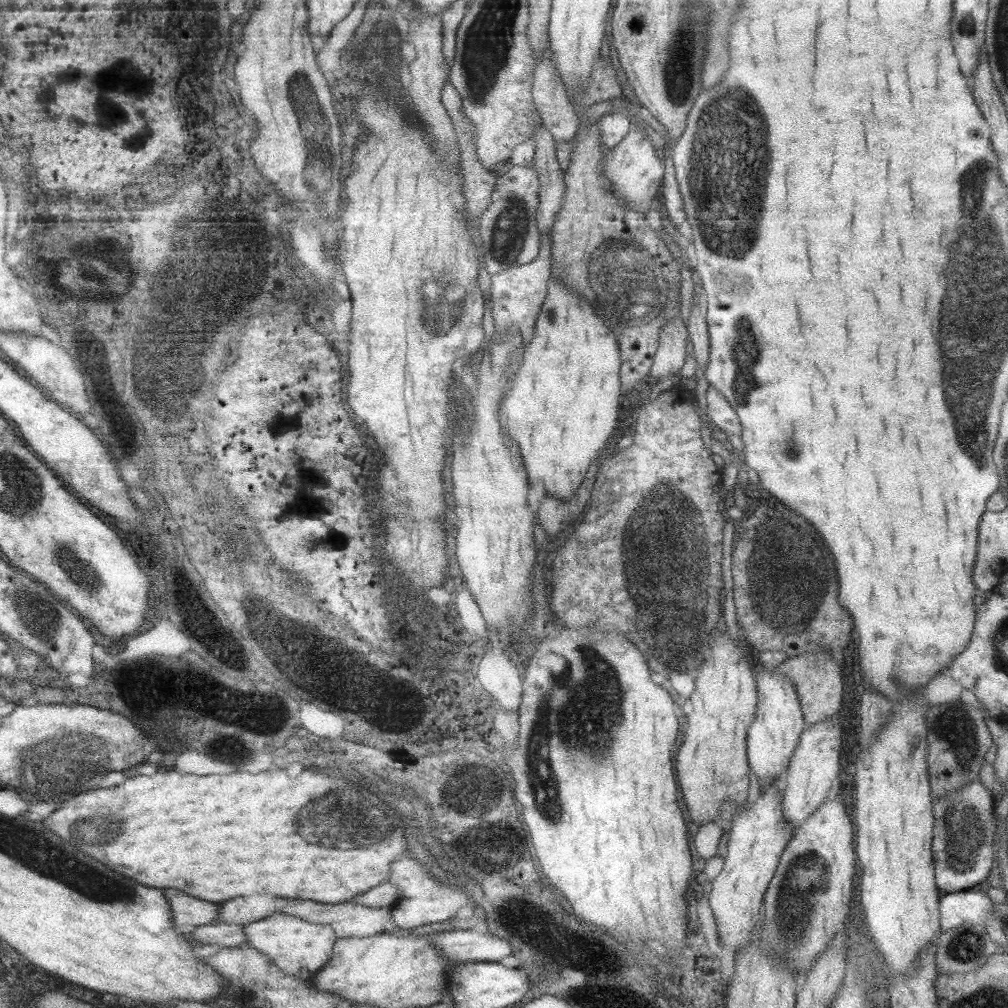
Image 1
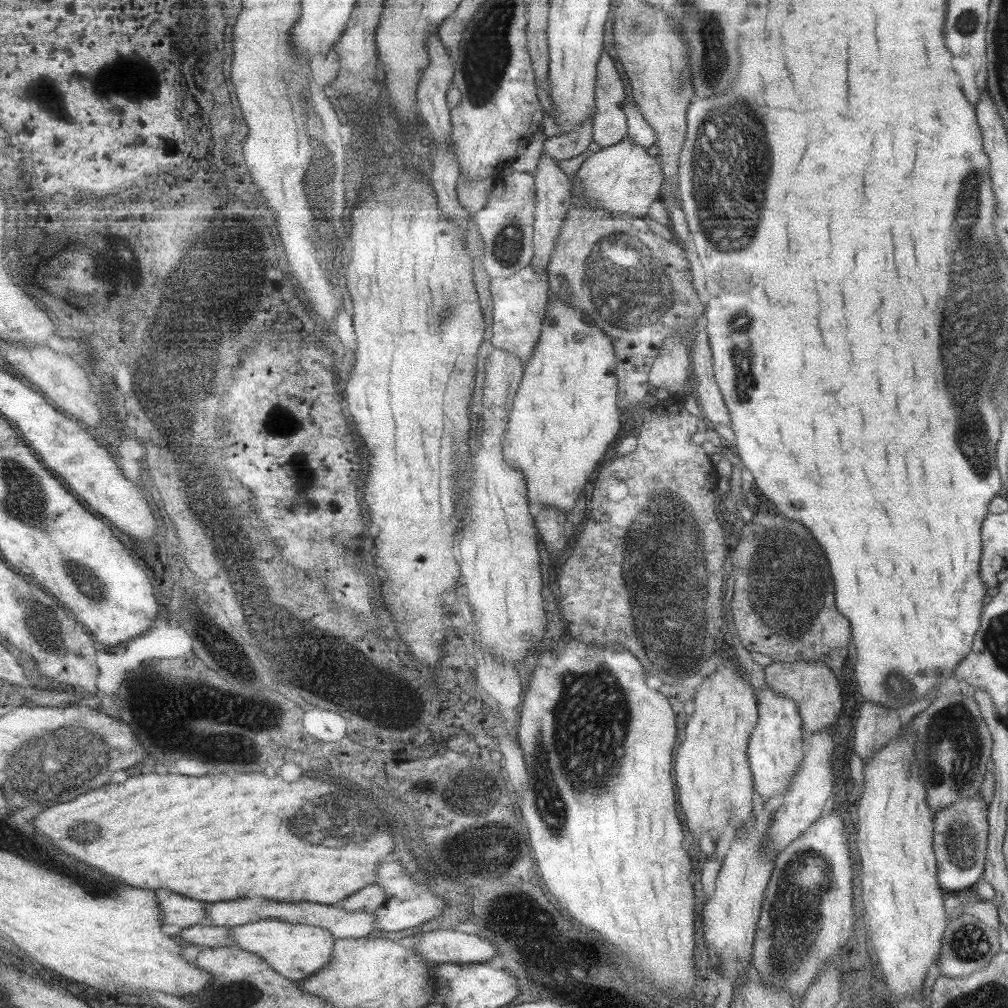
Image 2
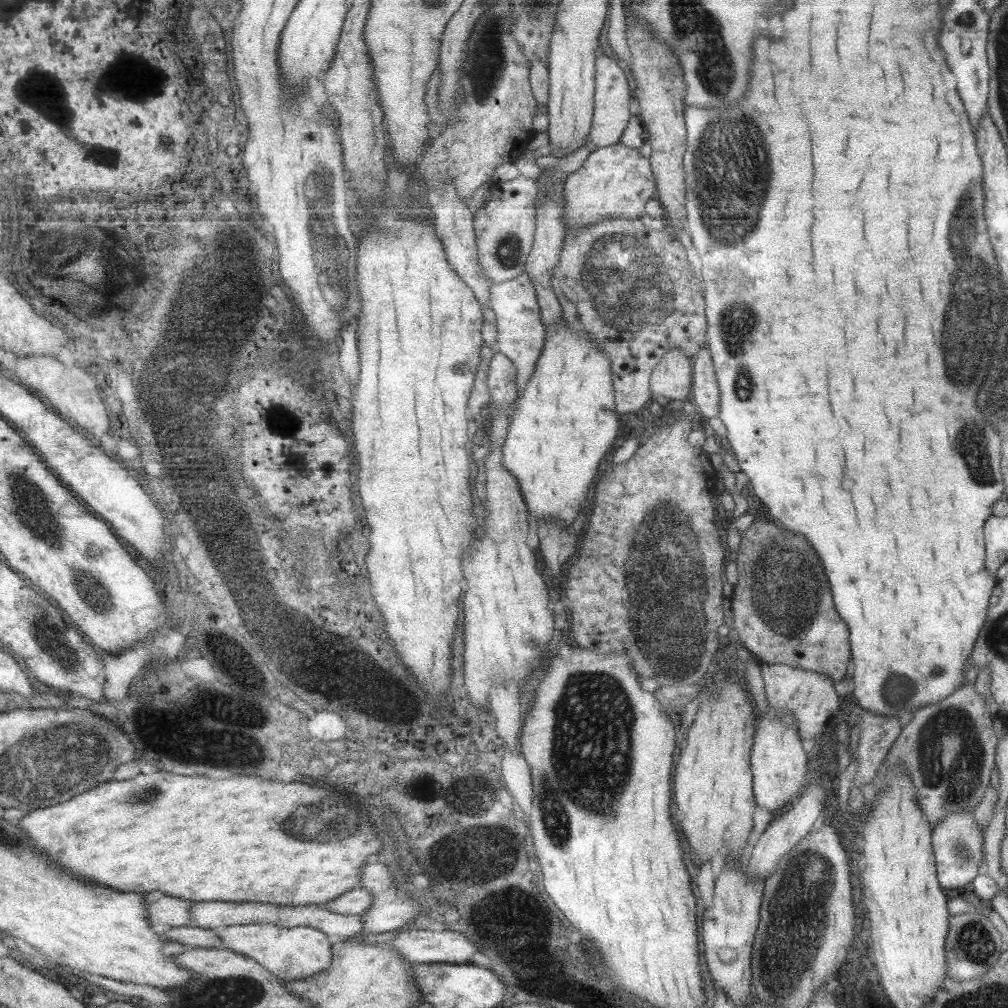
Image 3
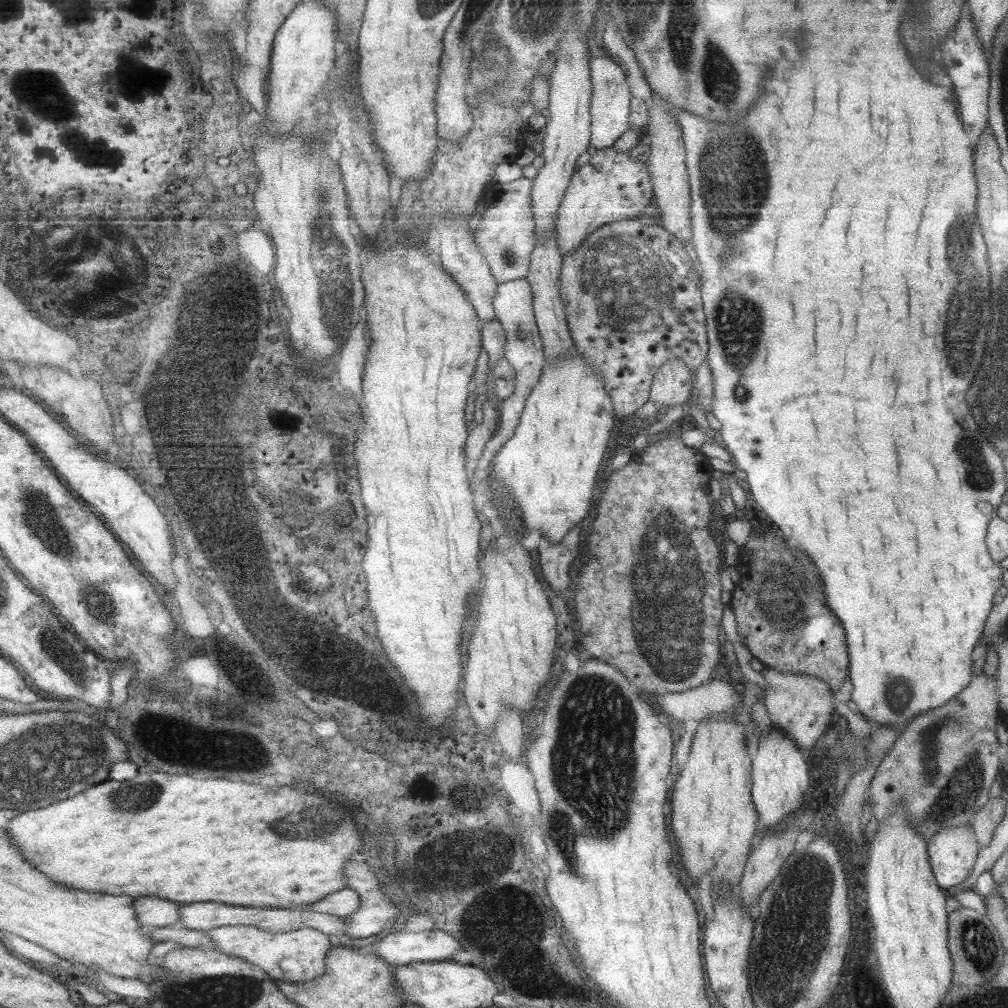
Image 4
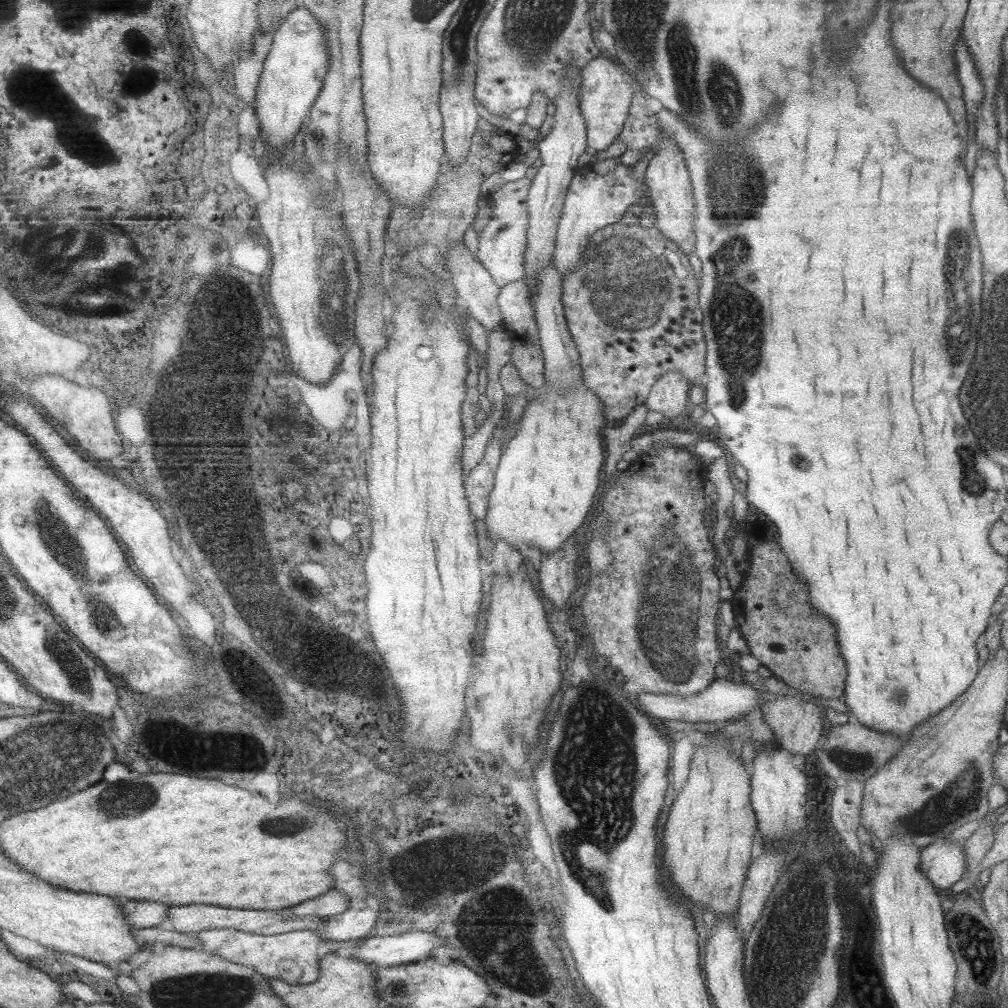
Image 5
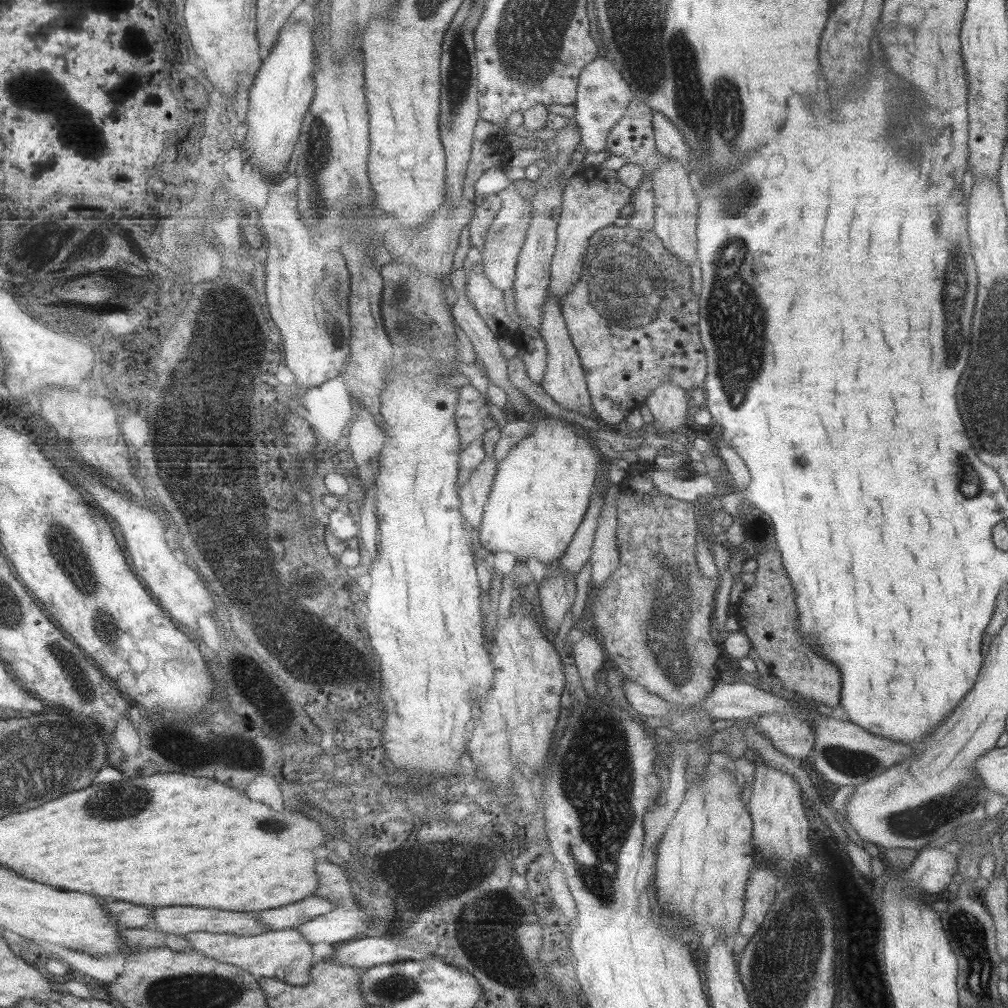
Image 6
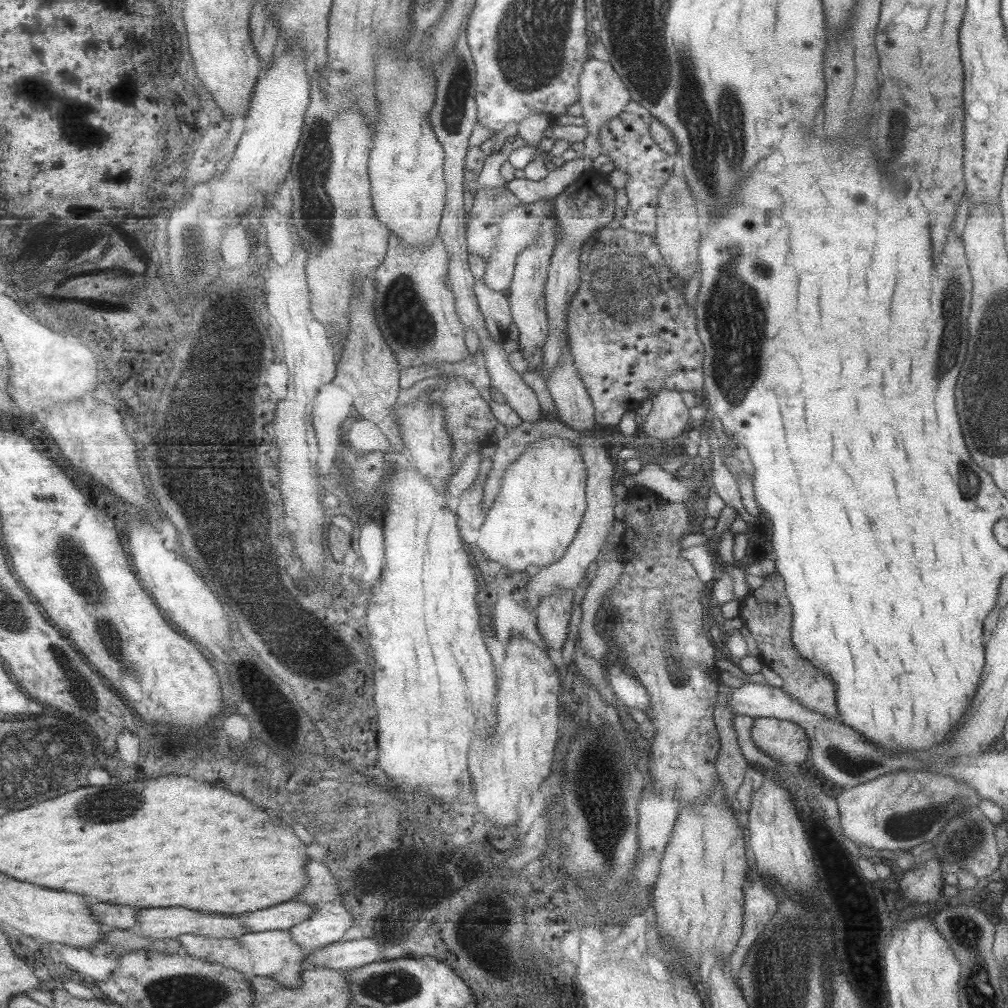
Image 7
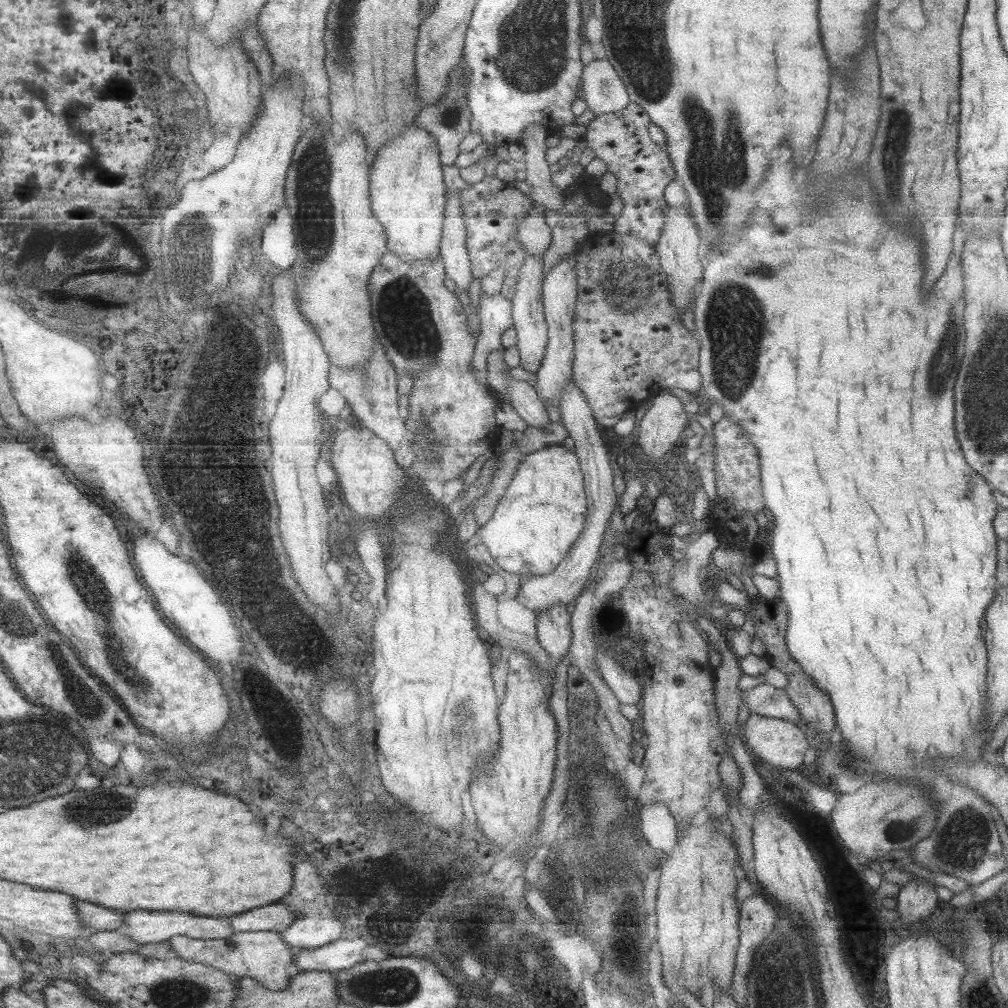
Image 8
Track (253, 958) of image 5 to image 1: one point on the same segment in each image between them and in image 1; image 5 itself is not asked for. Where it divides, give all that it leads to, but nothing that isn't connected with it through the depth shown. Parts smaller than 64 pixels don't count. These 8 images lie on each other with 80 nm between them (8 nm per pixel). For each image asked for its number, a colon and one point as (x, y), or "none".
1: (299, 948)
2: (296, 951)
3: (298, 953)
4: (300, 956)

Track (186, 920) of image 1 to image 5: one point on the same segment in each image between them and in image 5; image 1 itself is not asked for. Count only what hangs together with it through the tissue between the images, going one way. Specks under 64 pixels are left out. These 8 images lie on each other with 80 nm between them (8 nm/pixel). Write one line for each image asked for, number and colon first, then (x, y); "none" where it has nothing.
2: (178, 912)
3: (165, 911)
4: (152, 912)
5: (141, 914)

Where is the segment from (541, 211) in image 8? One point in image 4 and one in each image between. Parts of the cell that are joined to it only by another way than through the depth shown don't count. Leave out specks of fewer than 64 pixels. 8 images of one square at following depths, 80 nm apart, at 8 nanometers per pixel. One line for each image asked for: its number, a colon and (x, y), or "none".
4: (505, 234)
5: (502, 247)
6: (508, 235)
7: (520, 230)

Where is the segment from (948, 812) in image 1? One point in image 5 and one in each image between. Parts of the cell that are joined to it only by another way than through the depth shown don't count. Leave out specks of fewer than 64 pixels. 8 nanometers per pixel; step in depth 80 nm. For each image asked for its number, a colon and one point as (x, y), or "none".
2: (959, 839)
3: (957, 845)
4: (951, 852)
5: (942, 862)

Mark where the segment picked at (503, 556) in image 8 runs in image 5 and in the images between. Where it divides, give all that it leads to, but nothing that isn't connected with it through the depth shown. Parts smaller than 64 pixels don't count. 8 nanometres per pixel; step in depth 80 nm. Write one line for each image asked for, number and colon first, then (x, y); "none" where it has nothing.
5: (547, 476)
6: (542, 490)
7: (535, 517)

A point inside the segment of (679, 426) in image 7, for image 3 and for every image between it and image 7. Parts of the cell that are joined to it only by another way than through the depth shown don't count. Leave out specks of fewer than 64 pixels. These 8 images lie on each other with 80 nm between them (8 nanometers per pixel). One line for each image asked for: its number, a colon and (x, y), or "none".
3: (671, 378)
4: (672, 384)
5: (669, 395)
6: (668, 405)

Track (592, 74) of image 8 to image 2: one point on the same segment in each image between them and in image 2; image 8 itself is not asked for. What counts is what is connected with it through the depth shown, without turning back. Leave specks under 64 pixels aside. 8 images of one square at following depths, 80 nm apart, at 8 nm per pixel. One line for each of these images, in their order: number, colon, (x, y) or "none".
2: (608, 127)
3: (611, 114)
4: (610, 99)
5: (605, 100)
6: (602, 95)
7: (602, 95)

